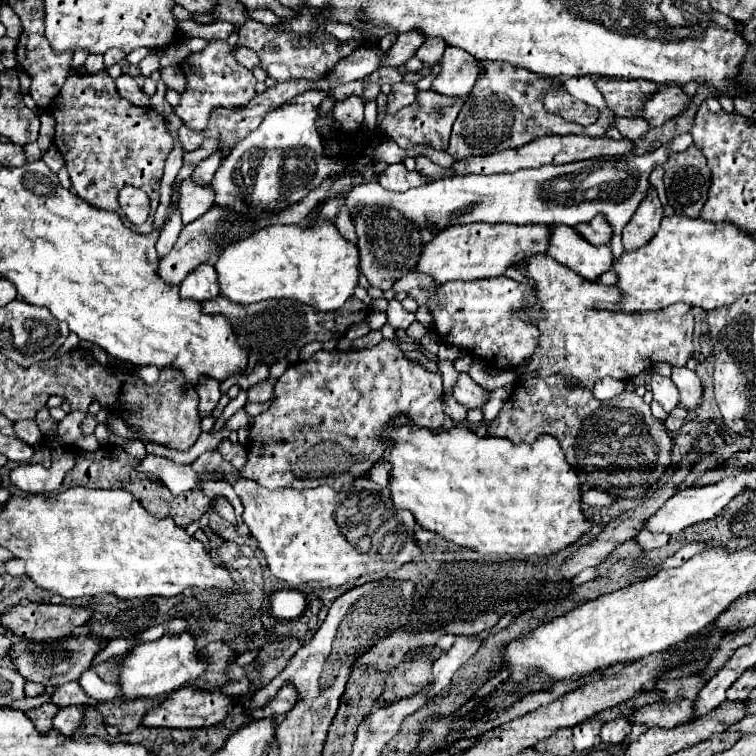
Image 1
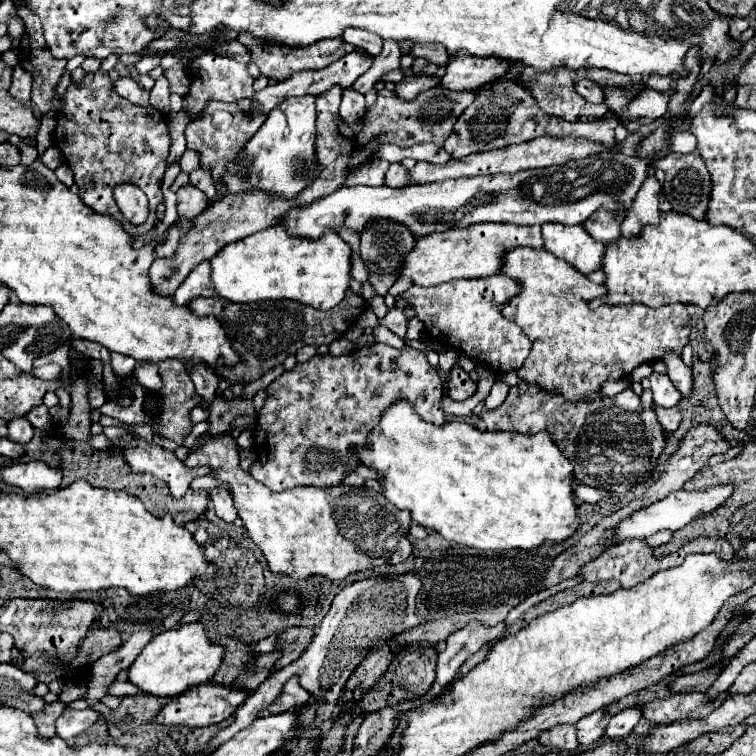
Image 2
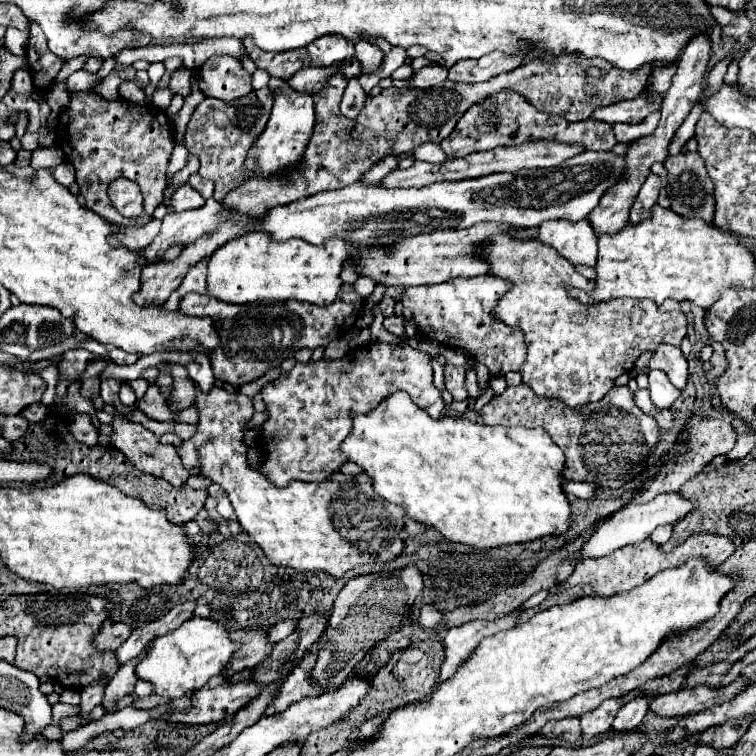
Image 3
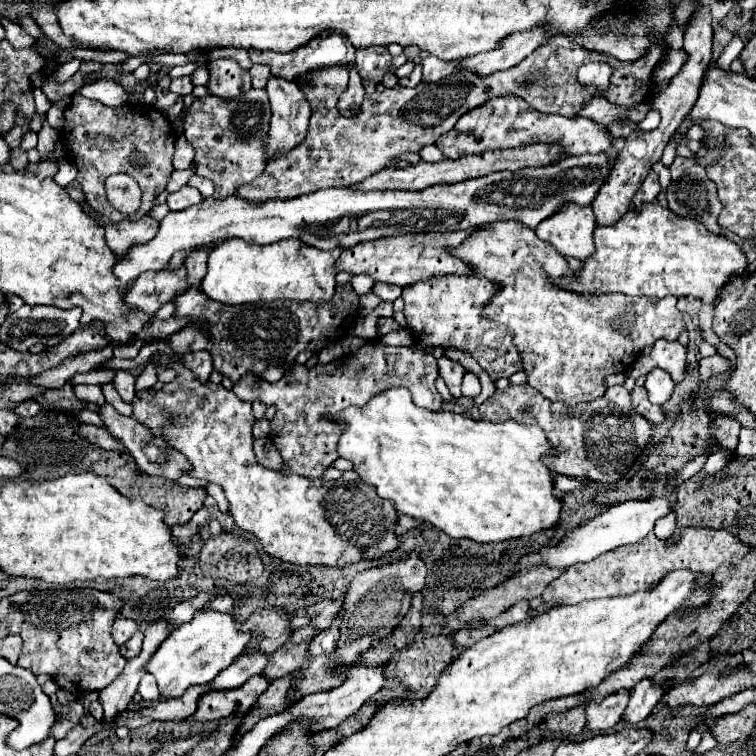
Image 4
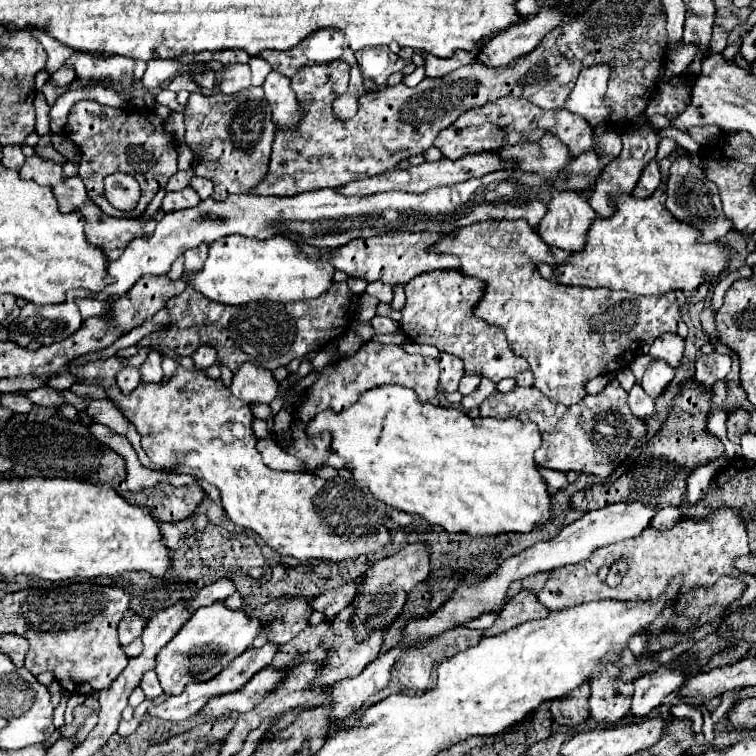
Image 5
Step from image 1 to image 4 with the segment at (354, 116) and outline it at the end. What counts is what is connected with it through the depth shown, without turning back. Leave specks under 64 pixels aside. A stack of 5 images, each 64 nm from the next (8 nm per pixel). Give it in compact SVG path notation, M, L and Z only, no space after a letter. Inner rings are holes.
M350 68L350 84L348 84L346 92L338 100L340 114L344 114L344 116L356 116L360 112L362 100L364 100L362 78L360 78L360 74L358 74L356 68Z

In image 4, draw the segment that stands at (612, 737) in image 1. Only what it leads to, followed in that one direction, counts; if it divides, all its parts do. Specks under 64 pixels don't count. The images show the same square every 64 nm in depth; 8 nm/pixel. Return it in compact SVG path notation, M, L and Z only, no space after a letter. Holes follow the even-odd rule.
M642 680L642 684L636 684L622 720L628 724L642 722L650 714L650 710L654 706L658 706L658 702L662 700L666 690L668 690L668 684L656 686L652 680Z

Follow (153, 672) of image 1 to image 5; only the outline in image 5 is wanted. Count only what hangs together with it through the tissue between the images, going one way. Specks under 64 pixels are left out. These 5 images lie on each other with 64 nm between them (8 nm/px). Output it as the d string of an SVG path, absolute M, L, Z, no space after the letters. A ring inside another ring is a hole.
M222 602L198 608L192 618L180 628L180 632L158 652L156 674L166 696L182 694L190 682L208 682L220 674L236 656L252 646L252 640L260 632L256 620L248 620L242 610L228 610Z

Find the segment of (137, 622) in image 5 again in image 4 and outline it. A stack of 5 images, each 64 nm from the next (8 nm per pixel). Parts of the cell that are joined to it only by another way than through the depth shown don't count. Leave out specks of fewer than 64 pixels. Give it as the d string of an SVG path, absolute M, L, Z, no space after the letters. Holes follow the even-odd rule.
M116 618L112 624L112 638L118 646L122 646L134 632L138 630L138 624L134 620L124 620L124 618Z

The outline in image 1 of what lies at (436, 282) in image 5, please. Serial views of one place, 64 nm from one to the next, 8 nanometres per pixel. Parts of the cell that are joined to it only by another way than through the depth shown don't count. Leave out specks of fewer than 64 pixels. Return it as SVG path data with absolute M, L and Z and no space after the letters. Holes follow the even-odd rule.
M498 276L498 278L486 278L486 280L472 280L472 282L446 282L438 288L438 292L430 294L426 290L414 288L408 292L410 298L414 298L418 304L426 304L434 316L434 330L440 334L440 338L446 344L454 344L460 346L462 350L486 358L488 362L492 362L496 368L500 370L508 370L508 368L516 368L518 364L522 364L526 358L530 358L538 346L538 326L532 320L522 320L518 316L520 308L528 308L536 304L536 296L532 292L532 288L526 282L514 282L506 276Z

